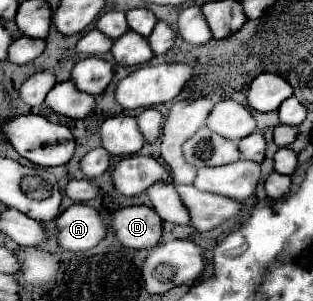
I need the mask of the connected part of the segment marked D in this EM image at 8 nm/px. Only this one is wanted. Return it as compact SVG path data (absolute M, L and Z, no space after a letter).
M126 206L112 214L116 240L126 248L152 248L162 236L162 220L148 206Z

